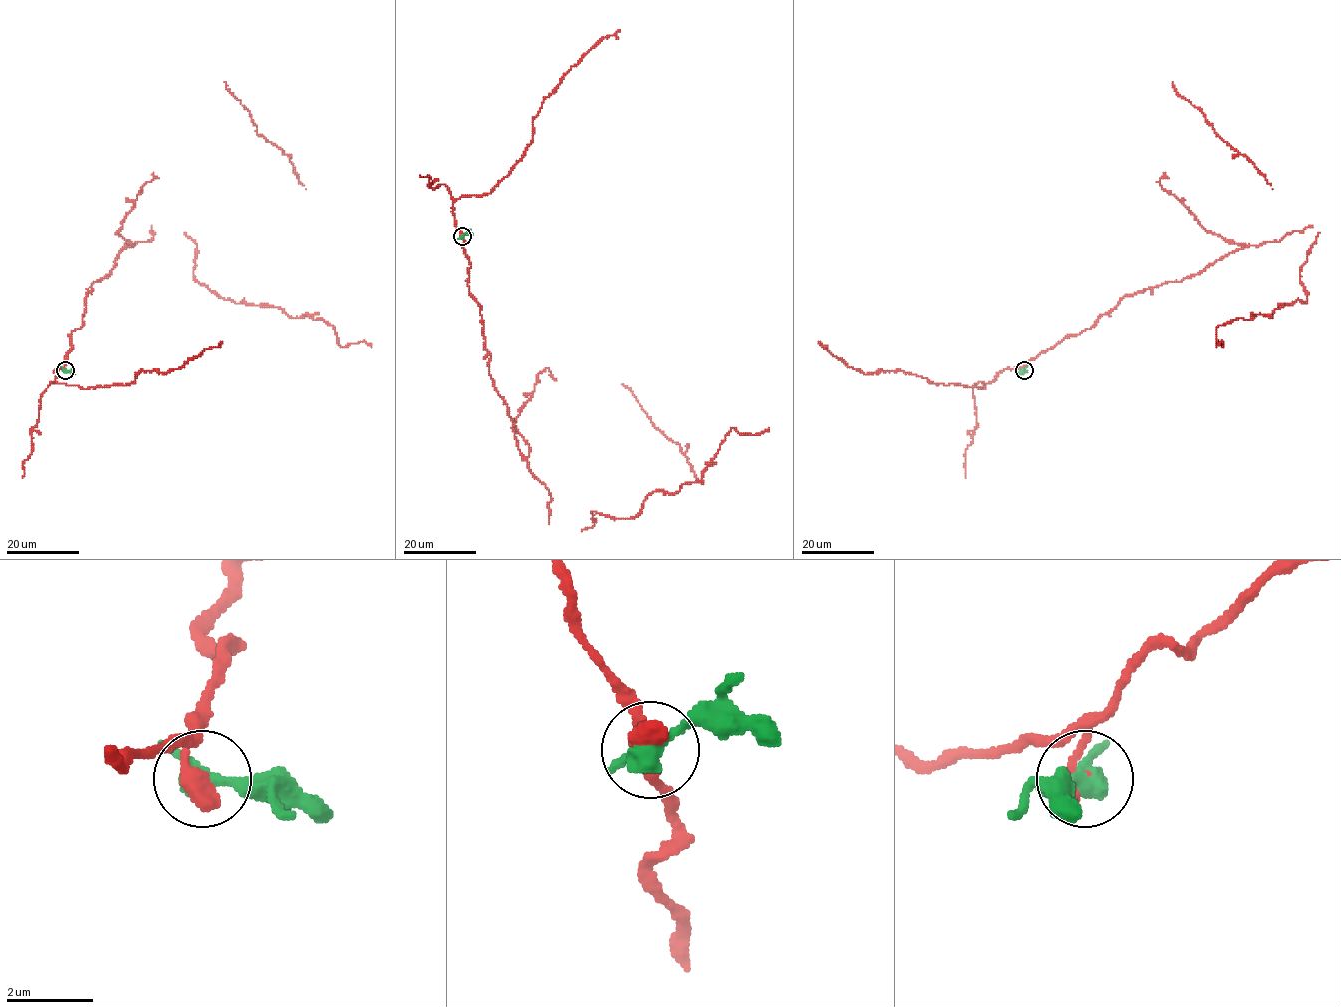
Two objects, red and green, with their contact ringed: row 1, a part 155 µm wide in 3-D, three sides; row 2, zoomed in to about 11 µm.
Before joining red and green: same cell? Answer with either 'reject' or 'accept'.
reject

